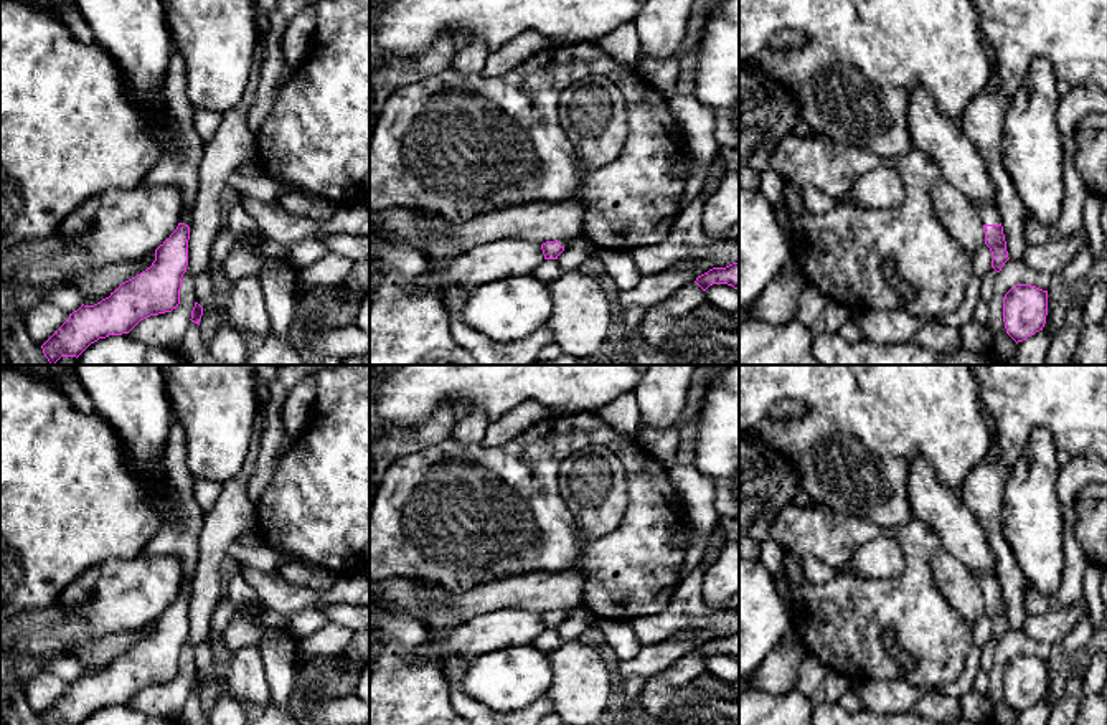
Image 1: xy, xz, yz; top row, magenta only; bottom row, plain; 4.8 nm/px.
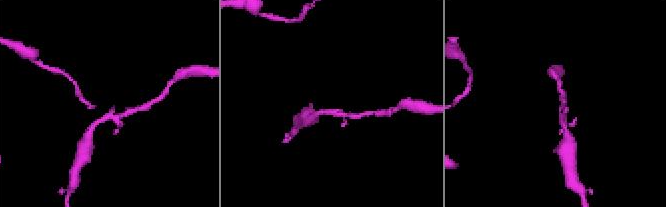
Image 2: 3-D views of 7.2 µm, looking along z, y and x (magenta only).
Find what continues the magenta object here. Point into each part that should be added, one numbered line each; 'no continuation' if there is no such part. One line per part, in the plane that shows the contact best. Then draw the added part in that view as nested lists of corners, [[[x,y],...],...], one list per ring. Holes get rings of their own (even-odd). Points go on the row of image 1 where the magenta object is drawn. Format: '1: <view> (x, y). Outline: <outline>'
1: yz (989, 213). Outline: [[[993,203],[975,205],[975,210],[980,215],[980,220],[983,221],[983,225],[1000,225],[1001,223],[996,205]]]

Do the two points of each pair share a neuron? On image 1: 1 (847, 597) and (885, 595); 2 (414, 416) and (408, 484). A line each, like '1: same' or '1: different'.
1: same
2: different

